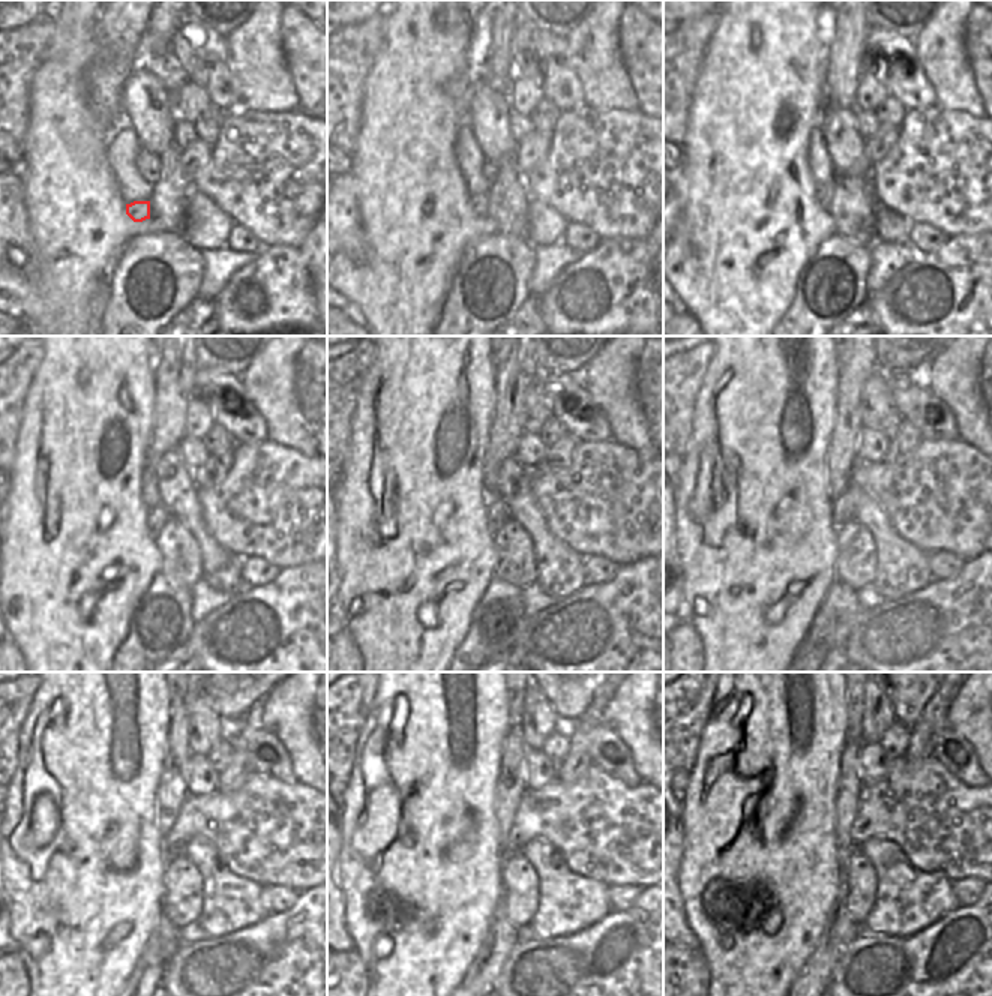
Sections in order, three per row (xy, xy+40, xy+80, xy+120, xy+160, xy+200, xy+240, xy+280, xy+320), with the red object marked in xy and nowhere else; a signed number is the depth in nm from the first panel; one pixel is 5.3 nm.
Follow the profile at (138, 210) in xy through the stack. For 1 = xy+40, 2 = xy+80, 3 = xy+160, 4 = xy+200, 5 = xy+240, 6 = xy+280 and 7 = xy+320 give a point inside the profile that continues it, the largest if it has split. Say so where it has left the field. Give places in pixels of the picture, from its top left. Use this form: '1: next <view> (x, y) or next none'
1: next xy+40 (477, 201)
2: next xy+80 (824, 191)
3: next xy+160 (497, 513)
4: next xy+200 (947, 495)
5: next xy+240 (273, 833)
6: next xy+280 (619, 834)
7: next xy+320 (941, 825)

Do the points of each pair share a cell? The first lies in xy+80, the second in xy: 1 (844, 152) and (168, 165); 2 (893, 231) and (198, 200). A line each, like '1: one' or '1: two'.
1: two
2: one

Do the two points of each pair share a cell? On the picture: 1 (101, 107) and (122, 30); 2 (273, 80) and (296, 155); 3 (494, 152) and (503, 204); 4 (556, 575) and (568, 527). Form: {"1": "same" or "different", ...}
{"1": "same", "2": "different", "3": "different", "4": "different"}

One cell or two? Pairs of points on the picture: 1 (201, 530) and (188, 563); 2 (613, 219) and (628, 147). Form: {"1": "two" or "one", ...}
{"1": "two", "2": "one"}

